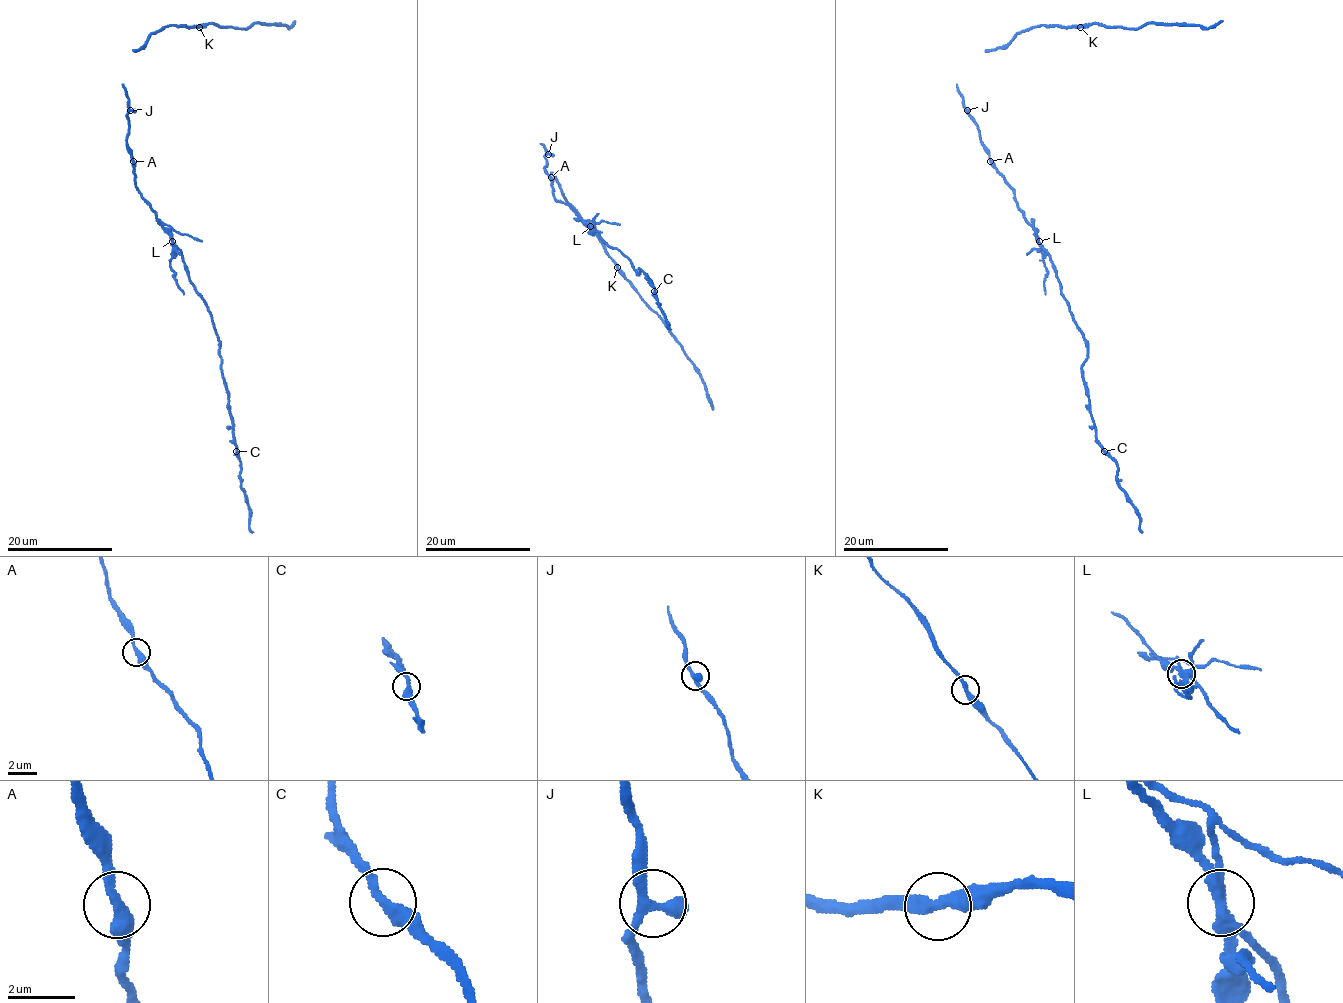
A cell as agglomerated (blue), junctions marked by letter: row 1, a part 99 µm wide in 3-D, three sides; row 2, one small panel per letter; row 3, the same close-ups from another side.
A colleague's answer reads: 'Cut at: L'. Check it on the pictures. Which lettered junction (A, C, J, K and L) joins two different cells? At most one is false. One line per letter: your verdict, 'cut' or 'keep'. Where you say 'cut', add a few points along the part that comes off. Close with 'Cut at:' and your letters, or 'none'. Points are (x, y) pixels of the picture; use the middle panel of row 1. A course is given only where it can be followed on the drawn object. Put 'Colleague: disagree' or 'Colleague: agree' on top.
Colleague: agree
A: keep
C: keep
J: keep
K: keep
L: cut | (590, 226), (588, 231), (592, 234), (602, 231)
Cut at: L

